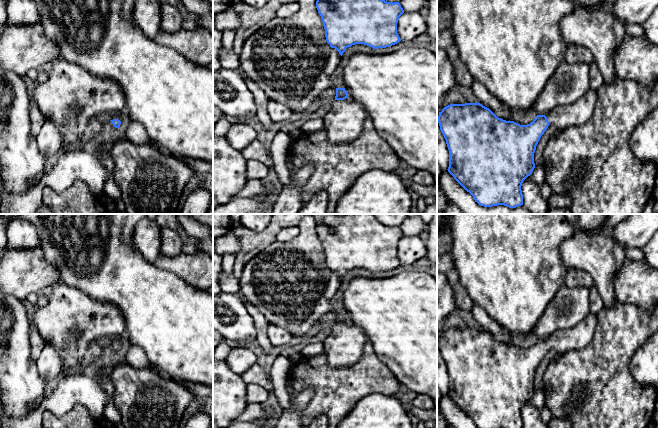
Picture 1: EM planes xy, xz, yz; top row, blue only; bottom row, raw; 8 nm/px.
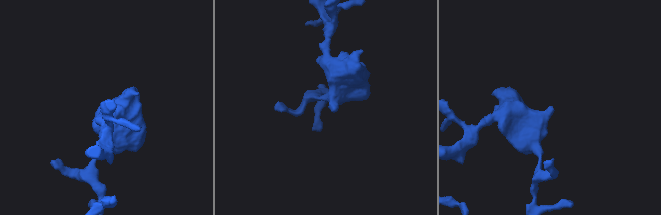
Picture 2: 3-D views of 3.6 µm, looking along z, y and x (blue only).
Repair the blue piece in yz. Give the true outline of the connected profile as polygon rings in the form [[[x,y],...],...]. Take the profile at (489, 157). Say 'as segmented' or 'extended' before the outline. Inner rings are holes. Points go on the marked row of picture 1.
extended; [[[589,90],[573,104],[558,106],[545,115],[537,115],[527,125],[498,118],[479,102],[450,104],[444,107],[438,116],[440,130],[449,150],[447,170],[481,206],[521,206],[522,183],[535,168],[536,146],[548,126],[553,125],[559,131],[571,126],[582,126],[593,116],[597,102],[597,92]]]

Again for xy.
extended; [[[125,111],[109,114],[109,120],[111,121],[115,128],[119,128],[123,120],[126,120],[128,122],[126,135],[127,139],[130,142],[138,145],[152,143],[145,130],[145,127],[140,122],[131,120],[126,115]]]

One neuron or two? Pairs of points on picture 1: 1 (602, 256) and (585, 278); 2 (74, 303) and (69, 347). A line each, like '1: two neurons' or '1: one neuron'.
1: two neurons
2: one neuron

